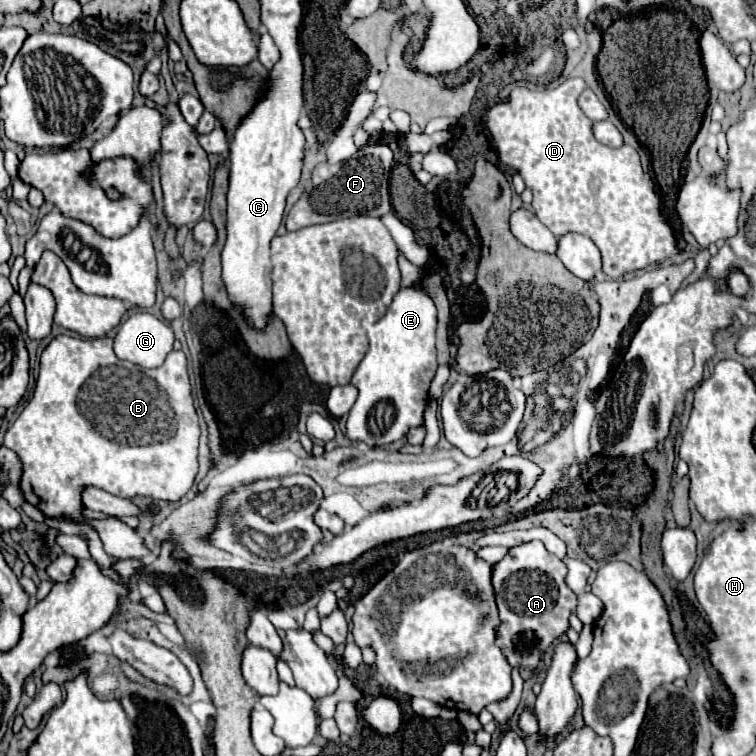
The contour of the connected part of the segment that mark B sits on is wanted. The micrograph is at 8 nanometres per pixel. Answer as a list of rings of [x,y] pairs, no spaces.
[[[56,336],[48,348],[42,352],[40,358],[40,374],[38,374],[38,382],[34,388],[34,396],[32,400],[26,404],[26,408],[20,412],[20,416],[16,418],[16,422],[6,430],[4,436],[4,446],[14,450],[22,462],[22,478],[20,478],[20,490],[26,498],[26,502],[30,502],[32,506],[36,506],[44,516],[48,518],[68,518],[76,524],[88,524],[90,528],[94,528],[102,540],[104,552],[112,558],[148,558],[148,556],[156,556],[152,554],[150,548],[146,548],[144,538],[132,530],[128,524],[124,524],[120,518],[102,518],[102,520],[88,520],[84,518],[84,504],[80,500],[80,494],[84,488],[94,486],[94,488],[102,488],[114,496],[126,496],[126,498],[136,498],[136,496],[144,496],[150,498],[154,502],[158,500],[166,500],[166,502],[178,502],[180,498],[184,498],[192,484],[194,478],[198,474],[198,438],[200,438],[200,422],[198,422],[198,414],[194,408],[194,398],[192,398],[192,388],[190,388],[190,376],[188,376],[188,368],[186,368],[186,356],[182,350],[172,350],[164,364],[160,368],[154,370],[146,370],[146,368],[138,368],[136,364],[118,360],[114,350],[112,350],[112,338],[72,338],[72,336]]]

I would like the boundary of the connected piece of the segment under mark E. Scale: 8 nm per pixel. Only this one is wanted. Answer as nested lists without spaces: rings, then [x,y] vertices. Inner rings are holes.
[[[402,288],[390,308],[386,310],[386,314],[382,318],[376,320],[376,324],[368,330],[368,338],[370,338],[370,350],[366,352],[366,356],[362,358],[360,366],[356,368],[354,376],[352,376],[352,384],[358,388],[358,400],[352,406],[350,414],[348,414],[348,430],[346,436],[350,440],[356,442],[364,442],[368,446],[386,446],[392,442],[398,442],[400,438],[406,436],[406,432],[410,428],[418,428],[424,424],[424,410],[426,404],[430,400],[430,384],[436,376],[438,370],[438,360],[436,360],[436,306],[432,302],[432,298],[428,294],[424,294],[420,288]],[[382,400],[390,400],[396,408],[392,422],[388,424],[388,420],[380,420],[372,418],[372,410],[382,402]]]

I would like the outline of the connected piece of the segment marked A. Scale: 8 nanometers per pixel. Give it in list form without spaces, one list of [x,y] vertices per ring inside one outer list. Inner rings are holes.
[[[528,542],[522,546],[516,546],[510,550],[510,554],[504,556],[502,562],[494,564],[492,584],[496,592],[496,604],[500,610],[500,626],[498,626],[498,638],[496,644],[506,652],[508,662],[512,666],[520,668],[536,668],[540,664],[540,658],[548,646],[554,644],[554,640],[568,630],[568,618],[576,610],[576,594],[566,586],[566,566],[560,558],[550,554],[540,542]]]

